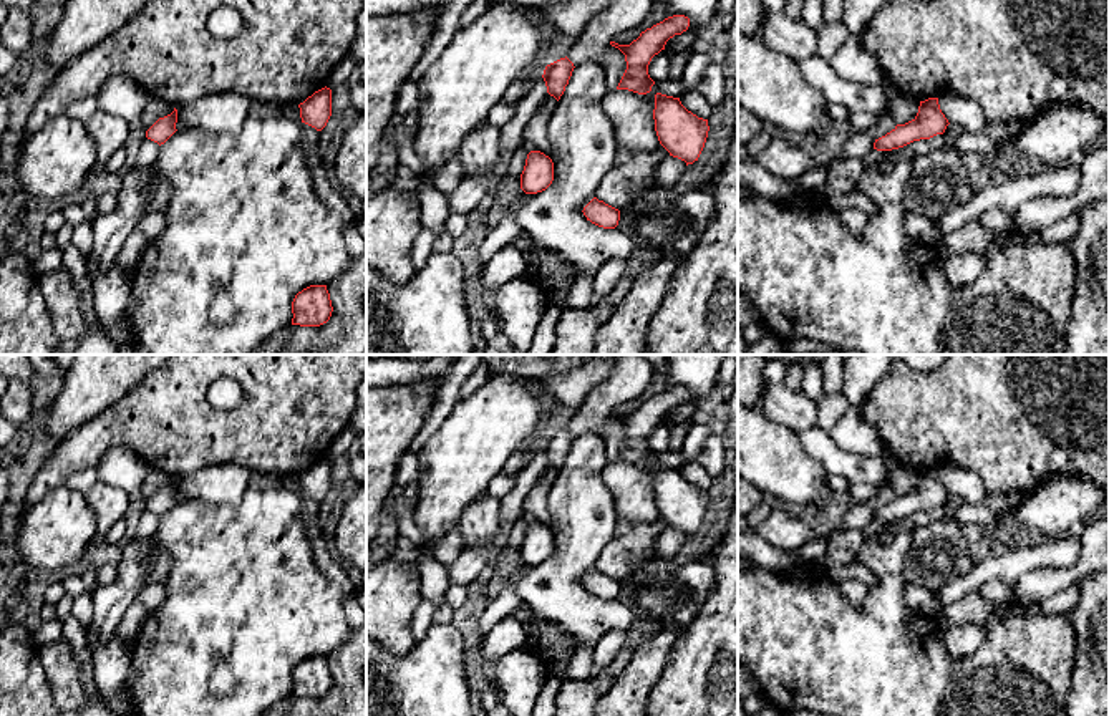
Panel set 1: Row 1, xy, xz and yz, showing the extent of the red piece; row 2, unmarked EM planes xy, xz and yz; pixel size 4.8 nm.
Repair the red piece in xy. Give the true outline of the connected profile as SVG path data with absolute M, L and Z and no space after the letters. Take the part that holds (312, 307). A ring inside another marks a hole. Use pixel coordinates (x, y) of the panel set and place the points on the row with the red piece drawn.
M310 285L292 302L292 325L320 327L332 317L333 307L327 285Z

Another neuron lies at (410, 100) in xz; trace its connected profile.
M406 81L396 98L396 116L409 114L409 113L419 113L423 108L424 98L421 94L421 90L418 83Z

